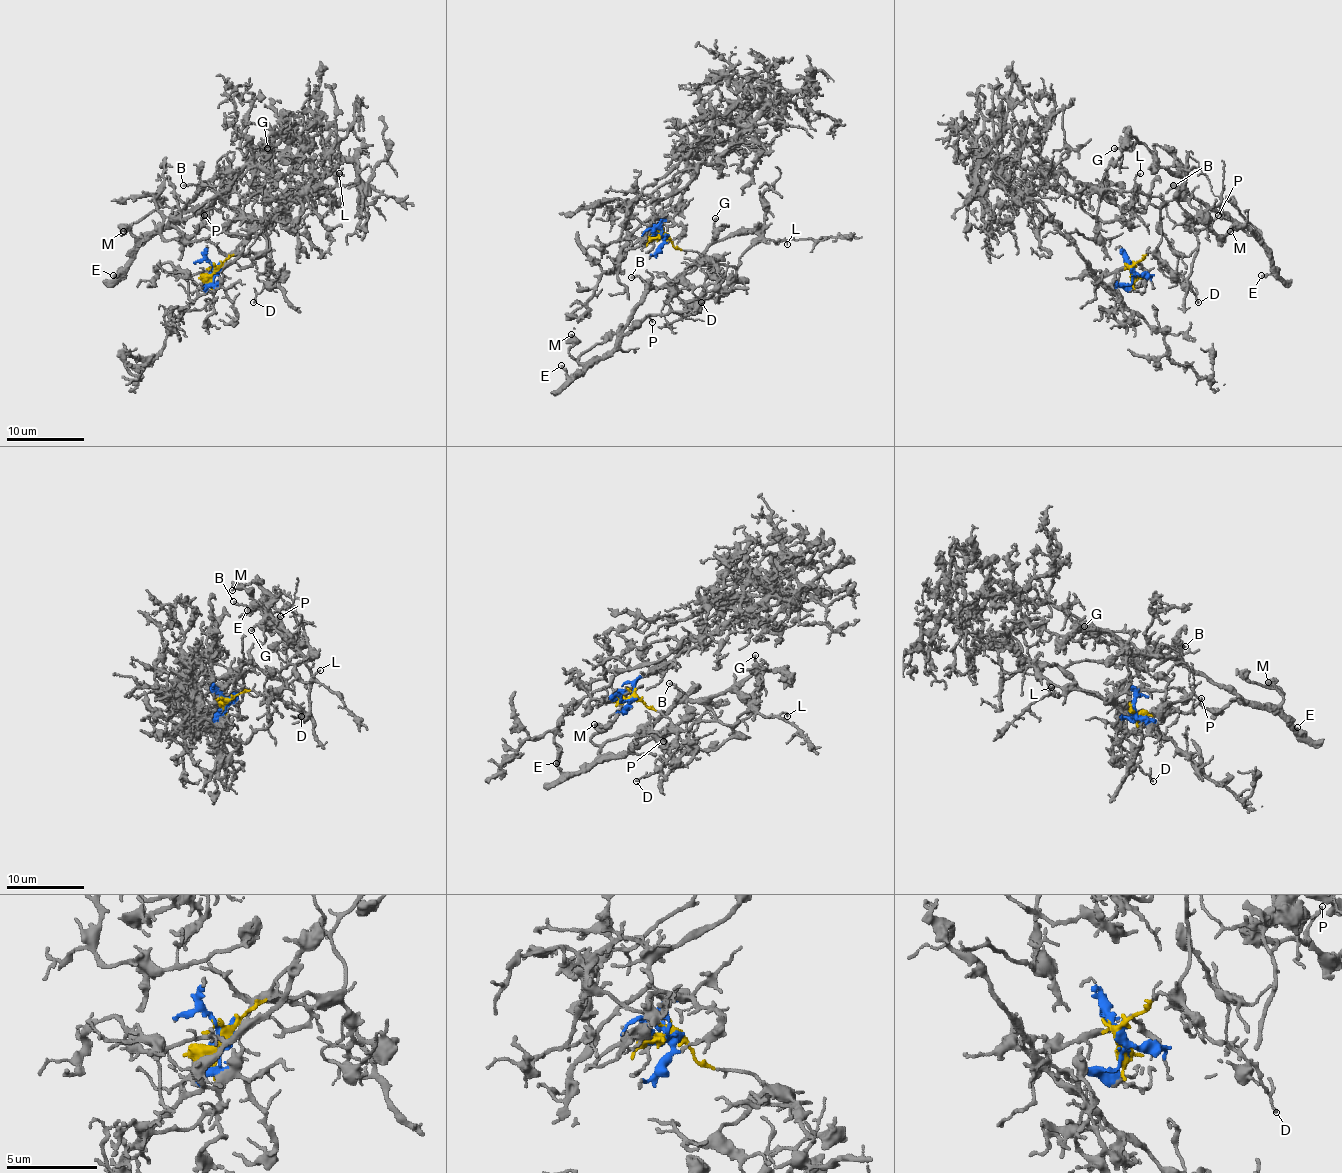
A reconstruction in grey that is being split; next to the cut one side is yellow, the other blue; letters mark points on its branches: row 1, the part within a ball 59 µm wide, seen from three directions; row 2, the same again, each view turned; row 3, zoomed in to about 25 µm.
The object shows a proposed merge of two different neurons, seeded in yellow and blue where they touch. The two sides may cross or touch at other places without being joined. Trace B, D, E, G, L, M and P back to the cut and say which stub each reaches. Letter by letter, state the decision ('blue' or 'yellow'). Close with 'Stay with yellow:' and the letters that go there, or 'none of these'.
B: yellow
D: yellow
E: yellow
G: yellow
L: yellow
M: yellow
P: yellow
Stay with yellow: B, D, E, G, L, M, P

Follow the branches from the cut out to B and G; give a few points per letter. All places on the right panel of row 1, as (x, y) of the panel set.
B: (1131, 270), (1162, 237), (1164, 202), (1177, 223), (1191, 223), (1197, 216), (1183, 187), (1173, 185)
G: (1131, 270), (1162, 237), (1164, 202), (1181, 223), (1197, 210), (1179, 177), (1142, 144), (1113, 148)

